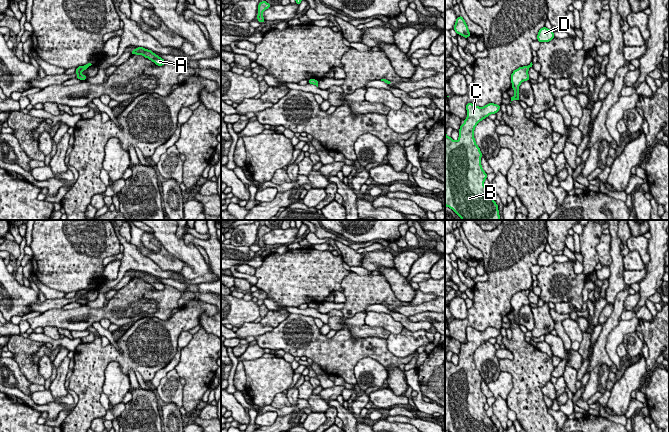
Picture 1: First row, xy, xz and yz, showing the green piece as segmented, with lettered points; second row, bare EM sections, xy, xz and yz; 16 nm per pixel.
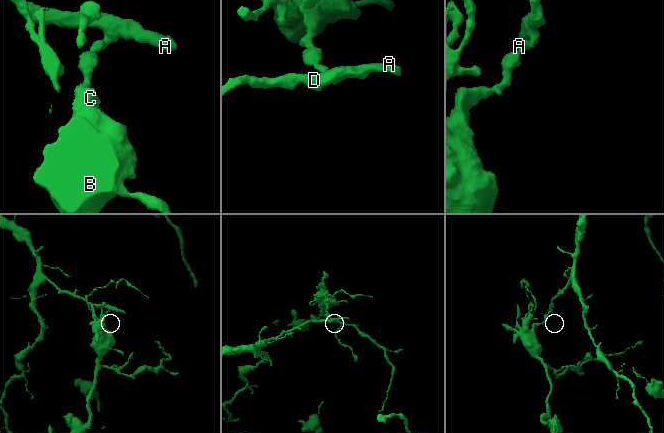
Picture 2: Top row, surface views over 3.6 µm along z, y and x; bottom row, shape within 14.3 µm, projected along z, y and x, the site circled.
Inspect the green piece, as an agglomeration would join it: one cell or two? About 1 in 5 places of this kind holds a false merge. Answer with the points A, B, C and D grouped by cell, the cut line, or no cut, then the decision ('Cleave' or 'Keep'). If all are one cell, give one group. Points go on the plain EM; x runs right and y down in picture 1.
Groups: A D / B C. Split along xy (85, 289), (87, 291). Cleave

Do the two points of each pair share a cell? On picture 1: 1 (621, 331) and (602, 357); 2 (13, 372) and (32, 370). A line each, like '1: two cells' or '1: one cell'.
1: two cells
2: two cells

